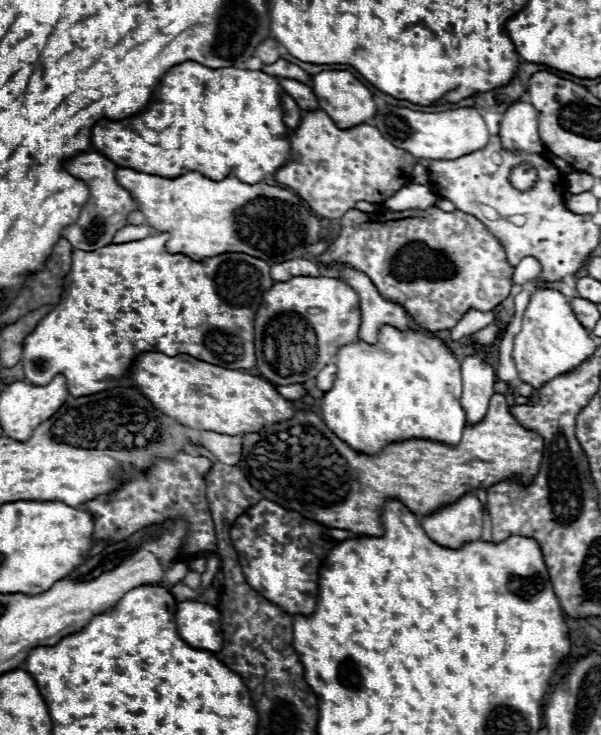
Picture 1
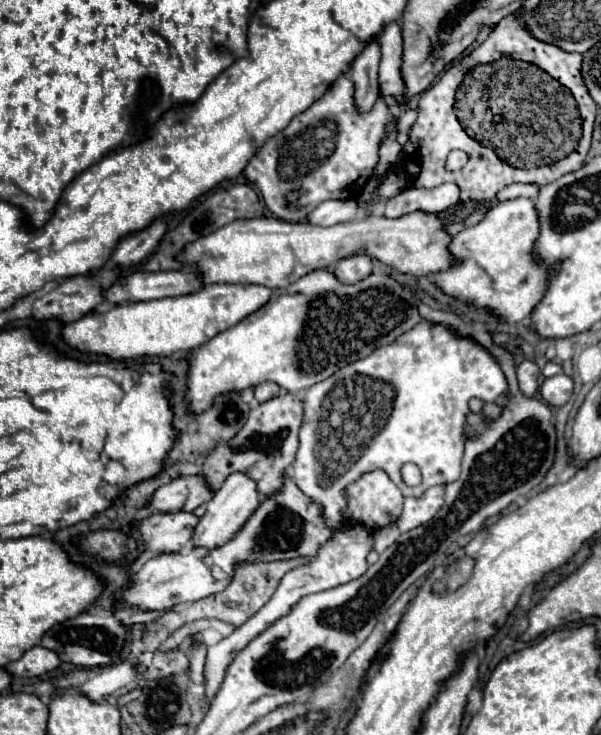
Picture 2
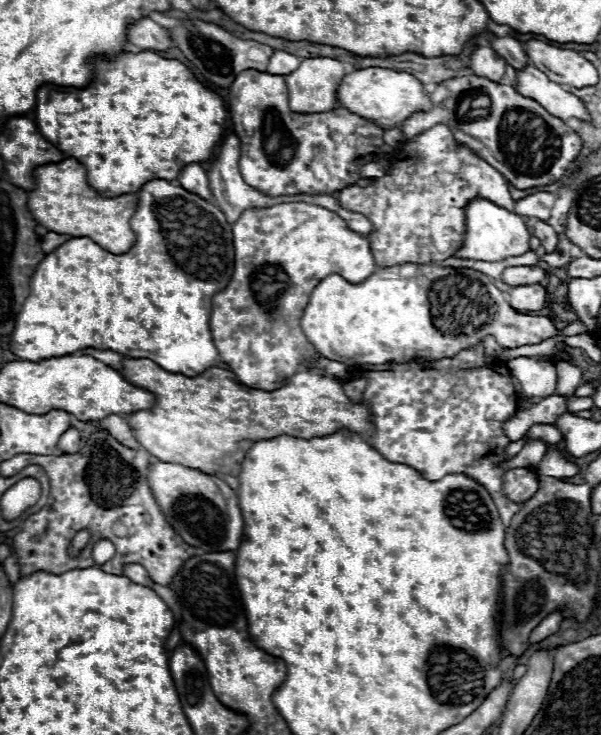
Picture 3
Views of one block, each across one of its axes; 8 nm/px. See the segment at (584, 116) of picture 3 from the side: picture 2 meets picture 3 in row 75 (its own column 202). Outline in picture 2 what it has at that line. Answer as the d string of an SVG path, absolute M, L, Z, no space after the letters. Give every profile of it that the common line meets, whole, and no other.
M232 472L222 484L222 488L216 490L214 498L206 504L206 514L200 518L200 524L194 530L192 542L196 546L200 544L206 548L222 546L224 542L228 542L228 538L232 538L232 534L236 534L236 530L240 530L240 526L244 526L244 522L248 520L248 514L252 514L252 510L256 510L258 504L260 504L260 492L256 482L248 474Z

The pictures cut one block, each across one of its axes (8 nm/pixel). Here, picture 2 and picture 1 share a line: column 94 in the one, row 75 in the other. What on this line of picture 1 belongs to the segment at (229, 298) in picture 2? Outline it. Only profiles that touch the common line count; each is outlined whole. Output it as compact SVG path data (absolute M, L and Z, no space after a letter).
M328 70L328 72L318 72L312 76L310 86L314 90L314 94L318 96L318 104L320 108L336 122L338 128L346 130L352 126L358 126L362 122L366 122L368 118L372 118L376 114L376 104L374 104L374 96L370 94L370 90L358 80L354 78L348 70Z

